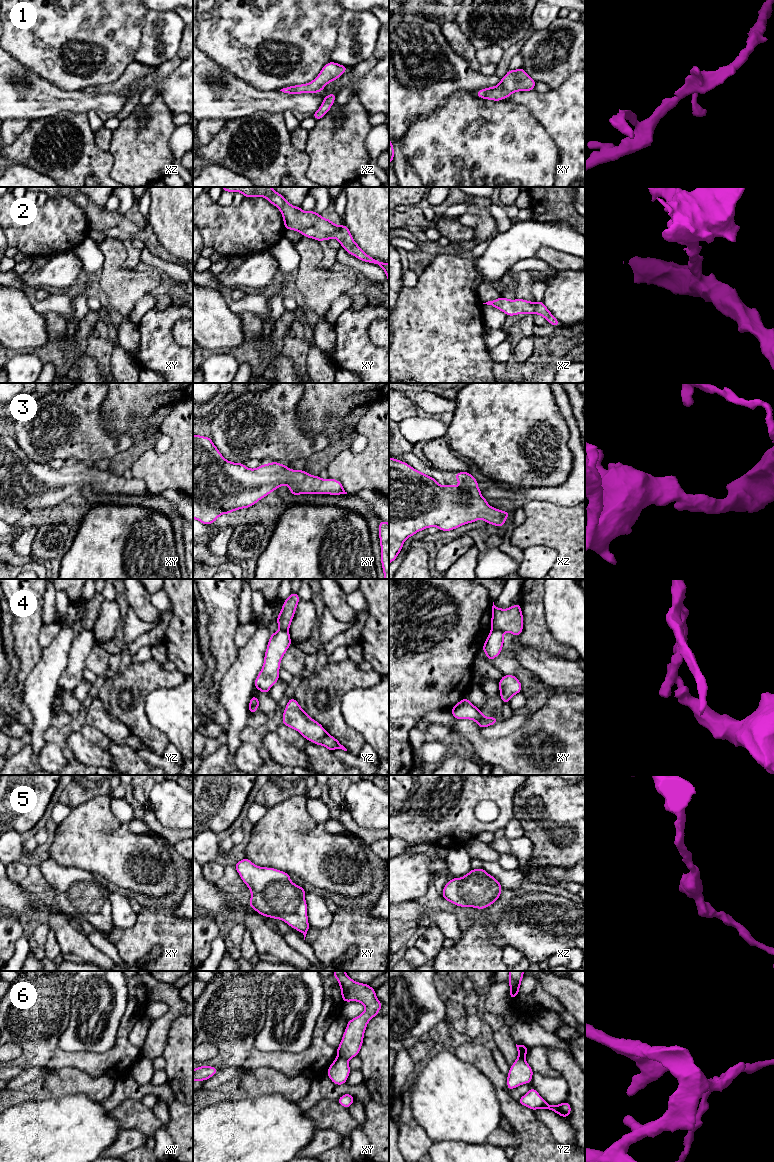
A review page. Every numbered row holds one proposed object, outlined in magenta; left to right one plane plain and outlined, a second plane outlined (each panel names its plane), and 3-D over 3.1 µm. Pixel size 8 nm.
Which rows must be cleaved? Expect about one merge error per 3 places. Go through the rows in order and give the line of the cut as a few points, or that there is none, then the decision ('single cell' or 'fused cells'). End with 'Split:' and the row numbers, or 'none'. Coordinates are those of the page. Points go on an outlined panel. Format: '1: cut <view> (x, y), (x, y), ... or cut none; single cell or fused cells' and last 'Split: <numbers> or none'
1: cut none; single cell
2: cut none; single cell
3: cut none; single cell
4: cut xy (492, 628), (503, 632); fused cells
5: cut none; single cell
6: cut xy (337, 1056), (342, 1056), (348, 1060); fused cells
Split: 4, 6

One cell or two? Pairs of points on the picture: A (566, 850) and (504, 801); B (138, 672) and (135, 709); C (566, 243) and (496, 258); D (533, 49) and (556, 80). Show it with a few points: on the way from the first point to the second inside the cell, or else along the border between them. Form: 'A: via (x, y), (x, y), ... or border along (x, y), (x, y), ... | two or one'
A: border along (521, 786), (513, 798), (513, 817) | two
B: via (137, 681), (135, 683), (135, 700) | one
C: via (549, 240), (522, 240), (513, 245) | one
D: via (541, 57), (554, 72) | one

